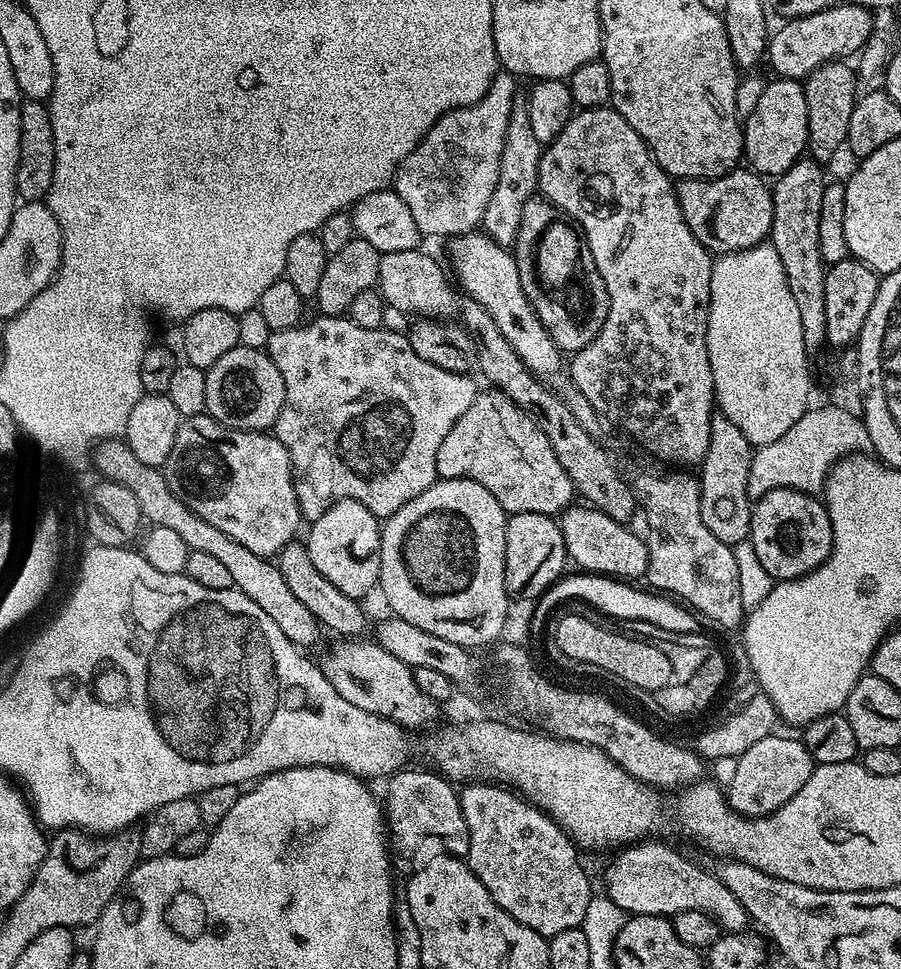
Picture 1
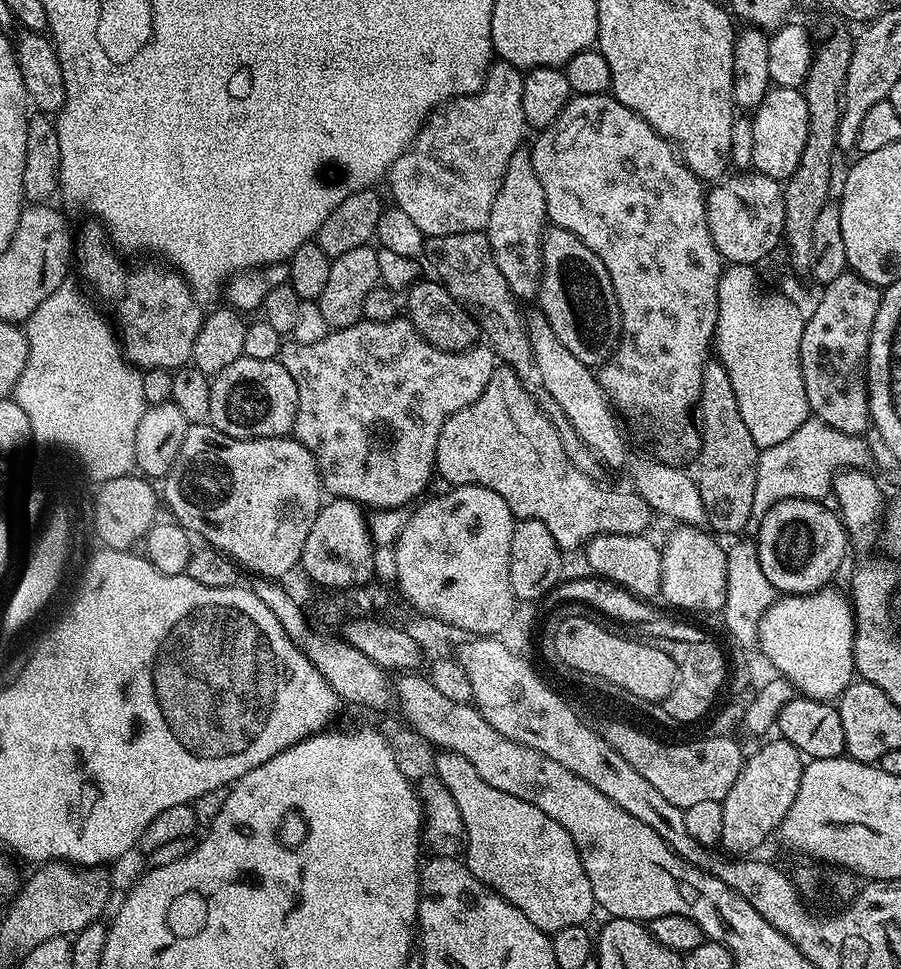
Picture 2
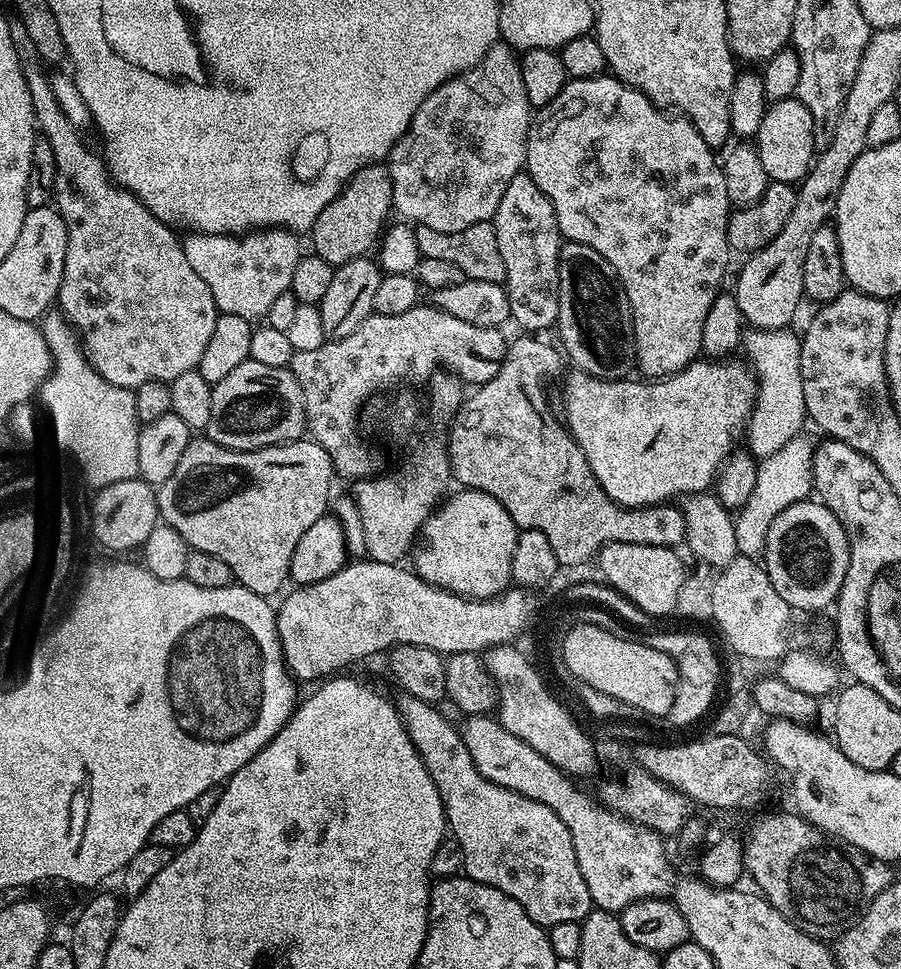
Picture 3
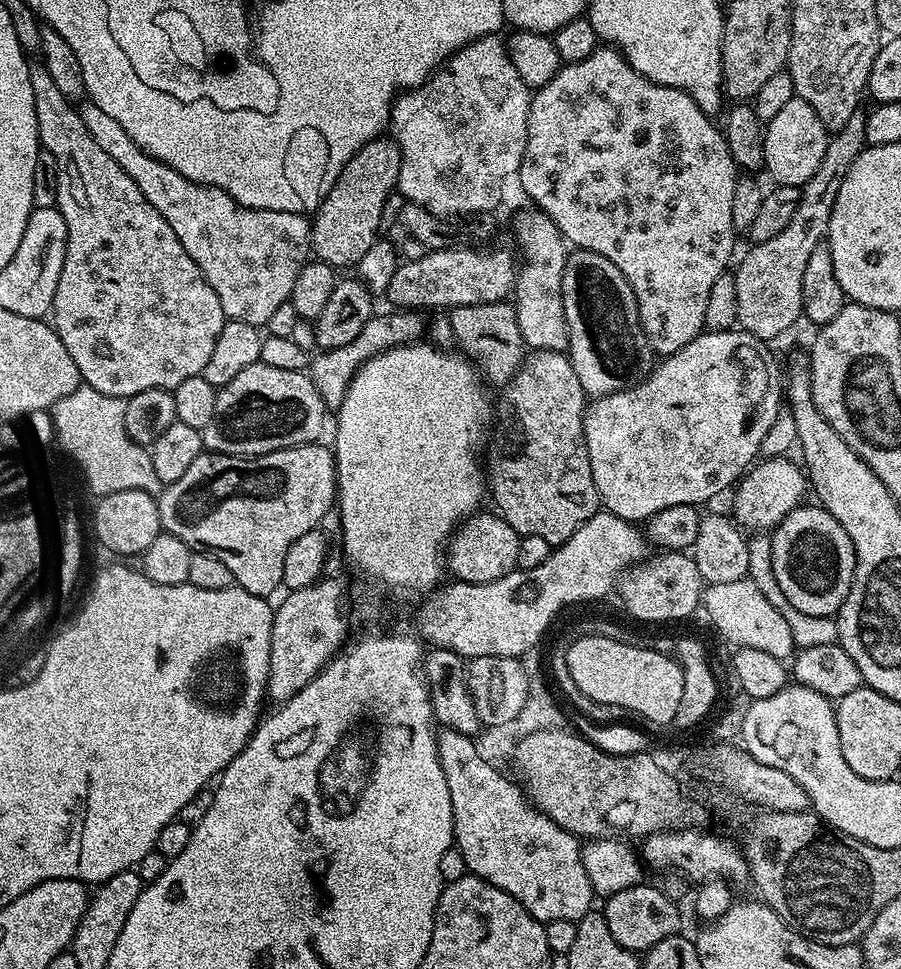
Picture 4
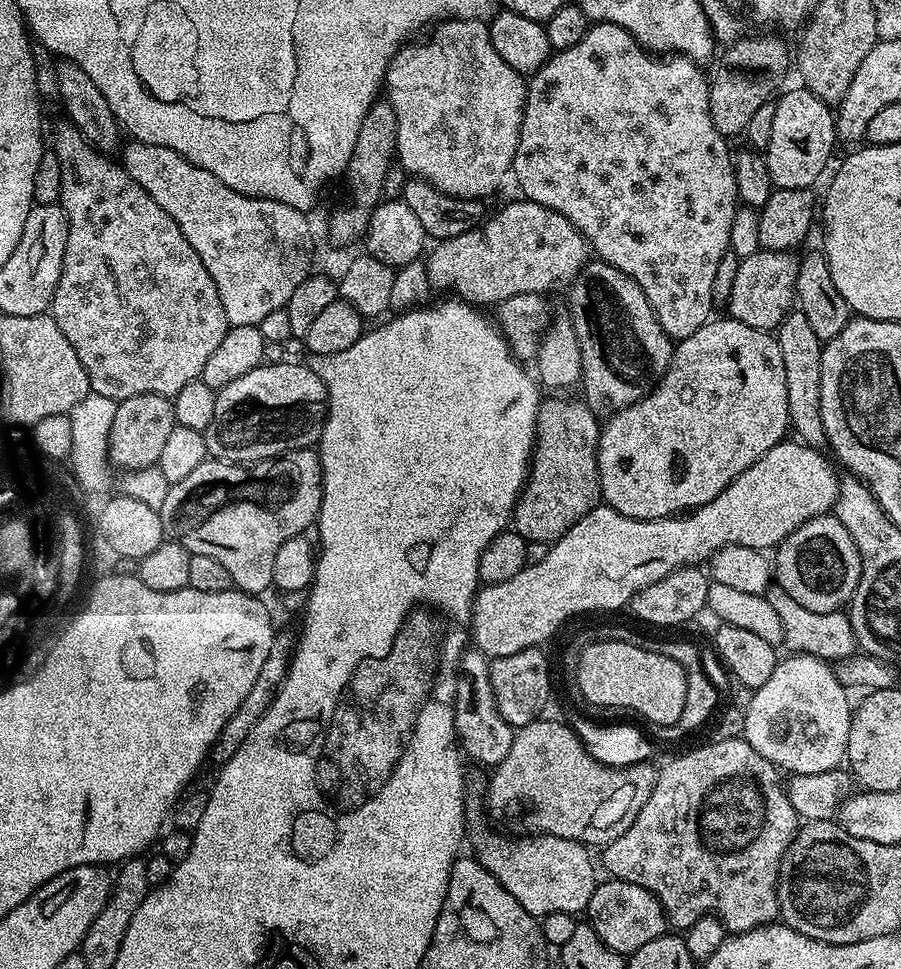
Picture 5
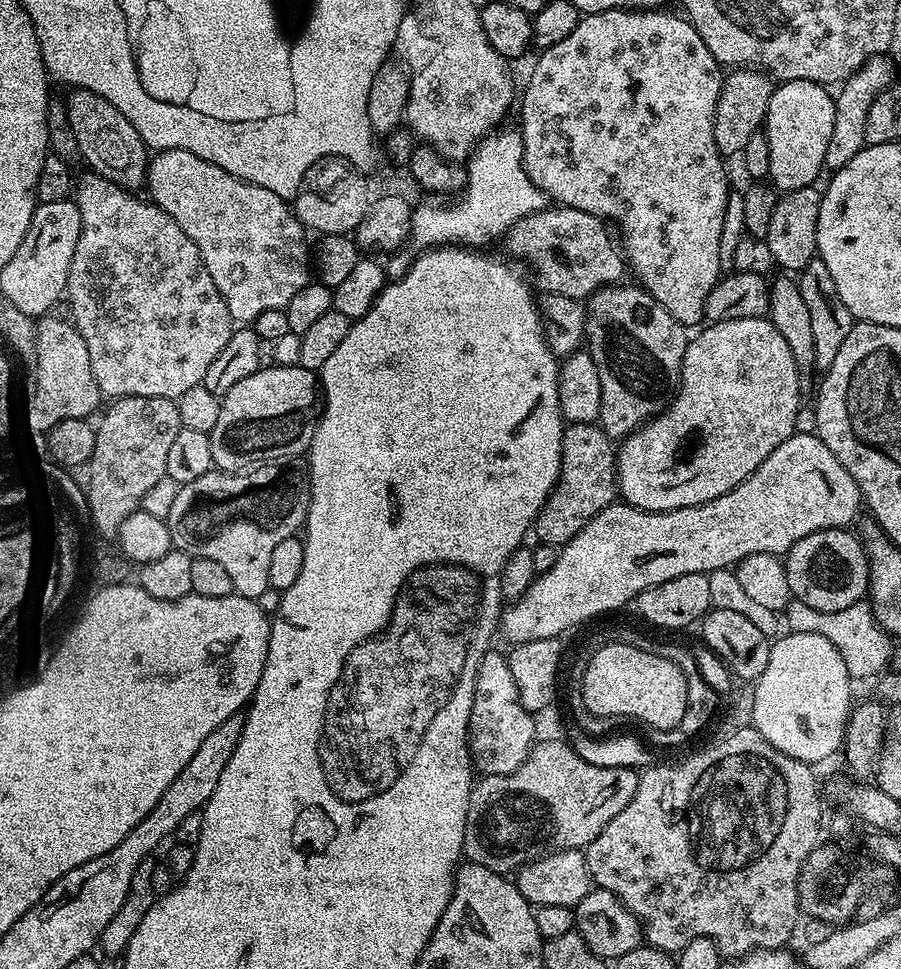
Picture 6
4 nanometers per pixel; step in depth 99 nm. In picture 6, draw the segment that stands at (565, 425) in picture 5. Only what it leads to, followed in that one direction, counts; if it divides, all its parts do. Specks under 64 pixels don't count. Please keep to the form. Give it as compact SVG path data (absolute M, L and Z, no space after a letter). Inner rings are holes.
M568 424L562 438L560 479L536 516L534 536L539 543L563 546L608 504L617 499L616 448L596 424Z

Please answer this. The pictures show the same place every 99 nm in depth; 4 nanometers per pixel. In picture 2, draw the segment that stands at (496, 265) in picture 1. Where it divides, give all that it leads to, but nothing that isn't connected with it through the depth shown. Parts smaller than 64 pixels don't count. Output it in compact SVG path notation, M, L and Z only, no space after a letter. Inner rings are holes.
M536 310L531 317L527 317L526 325L528 337L532 343L532 357L536 360L536 369L542 374L542 386L550 390L550 398L562 406L562 414L574 426L578 438L590 446L590 450L596 453L601 465L612 468L620 468L628 460L628 444L624 441L624 432L620 429L622 420L612 407L606 393L602 390L597 373L589 365L583 364L554 334L550 322L544 317L544 313Z

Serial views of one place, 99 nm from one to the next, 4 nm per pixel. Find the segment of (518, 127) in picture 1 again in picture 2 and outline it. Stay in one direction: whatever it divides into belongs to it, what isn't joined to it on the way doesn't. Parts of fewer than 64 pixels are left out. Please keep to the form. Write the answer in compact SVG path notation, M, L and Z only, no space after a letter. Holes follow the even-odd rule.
M521 146L514 158L510 158L510 166L506 166L506 178L502 178L502 190L498 190L494 206L490 206L490 222L486 229L494 262L498 262L498 270L502 270L502 278L506 278L508 290L517 301L535 301L540 295L542 250L548 223L542 182L538 182L538 174L534 174L531 151Z

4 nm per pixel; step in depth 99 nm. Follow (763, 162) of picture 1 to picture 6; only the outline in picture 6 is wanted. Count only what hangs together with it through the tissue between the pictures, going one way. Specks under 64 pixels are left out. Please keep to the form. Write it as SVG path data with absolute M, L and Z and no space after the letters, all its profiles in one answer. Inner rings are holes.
M786 80L773 87L762 131L770 144L768 176L781 193L813 187L820 172L825 171L826 145L834 130L835 109L833 93L825 85L809 80Z

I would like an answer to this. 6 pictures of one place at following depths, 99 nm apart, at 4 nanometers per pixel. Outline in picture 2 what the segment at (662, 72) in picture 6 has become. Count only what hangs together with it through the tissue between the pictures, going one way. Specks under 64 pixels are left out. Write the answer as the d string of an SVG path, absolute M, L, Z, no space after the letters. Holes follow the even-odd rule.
M611 94L599 96L573 95L568 105L562 110L560 117L552 123L551 128L543 129L540 136L530 144L534 174L538 174L538 182L542 182L542 194L546 198L546 210L549 221L555 227L570 230L606 266L610 274L610 282L614 286L614 294L618 298L620 307L620 344L616 353L607 364L599 365L598 379L602 390L612 401L612 407L622 414L644 436L649 436L656 445L651 454L657 461L675 466L687 465L687 460L695 461L700 455L700 432L694 423L694 416L688 411L697 407L700 391L702 391L702 370L710 359L710 345L716 335L716 319L718 318L718 290L720 289L720 273L722 271L722 257L714 246L714 238L710 234L708 225L708 201L706 199L706 184L690 171L680 158L680 153L667 138L658 133L645 122L634 110L630 110L618 102Z

